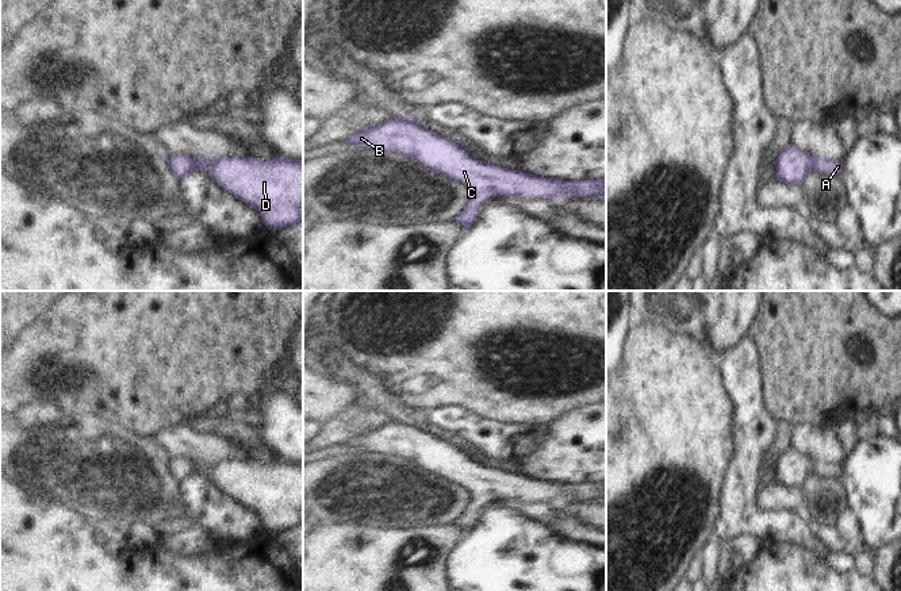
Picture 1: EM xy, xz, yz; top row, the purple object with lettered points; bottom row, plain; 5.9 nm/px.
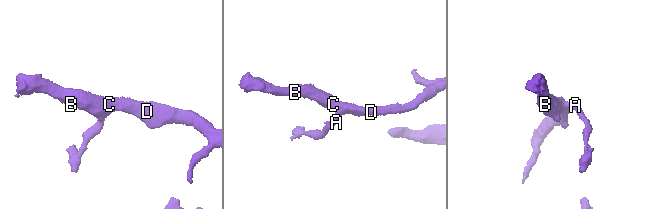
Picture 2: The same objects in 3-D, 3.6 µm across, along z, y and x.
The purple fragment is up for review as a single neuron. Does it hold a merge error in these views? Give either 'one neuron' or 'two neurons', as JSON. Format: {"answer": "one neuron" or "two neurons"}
{"answer": "one neuron"}

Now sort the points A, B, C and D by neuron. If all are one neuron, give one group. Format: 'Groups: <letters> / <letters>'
Groups: A B C D.

